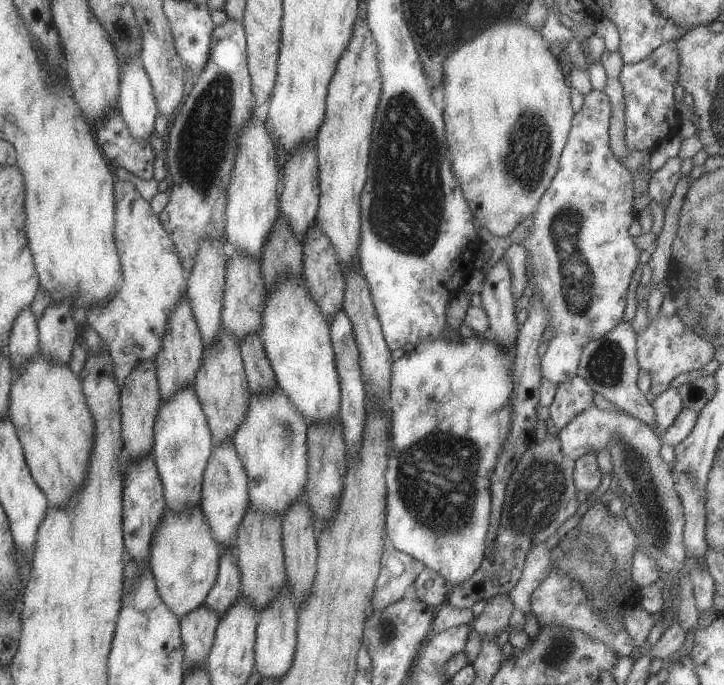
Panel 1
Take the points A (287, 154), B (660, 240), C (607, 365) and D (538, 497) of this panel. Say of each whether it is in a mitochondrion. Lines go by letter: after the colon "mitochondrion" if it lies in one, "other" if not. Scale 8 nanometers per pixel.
A: other
B: other
C: mitochondrion
D: mitochondrion

